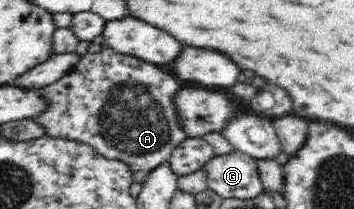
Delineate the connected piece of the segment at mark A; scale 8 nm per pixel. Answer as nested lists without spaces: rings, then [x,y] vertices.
[[[102,44],[99,52],[85,53],[70,73],[41,89],[43,97],[49,101],[49,110],[34,121],[43,125],[51,137],[86,143],[104,158],[125,162],[133,173],[151,173],[161,164],[170,162],[173,150],[188,138],[180,128],[174,108],[178,89],[177,78],[161,70],[159,65],[131,54],[115,52]]]

